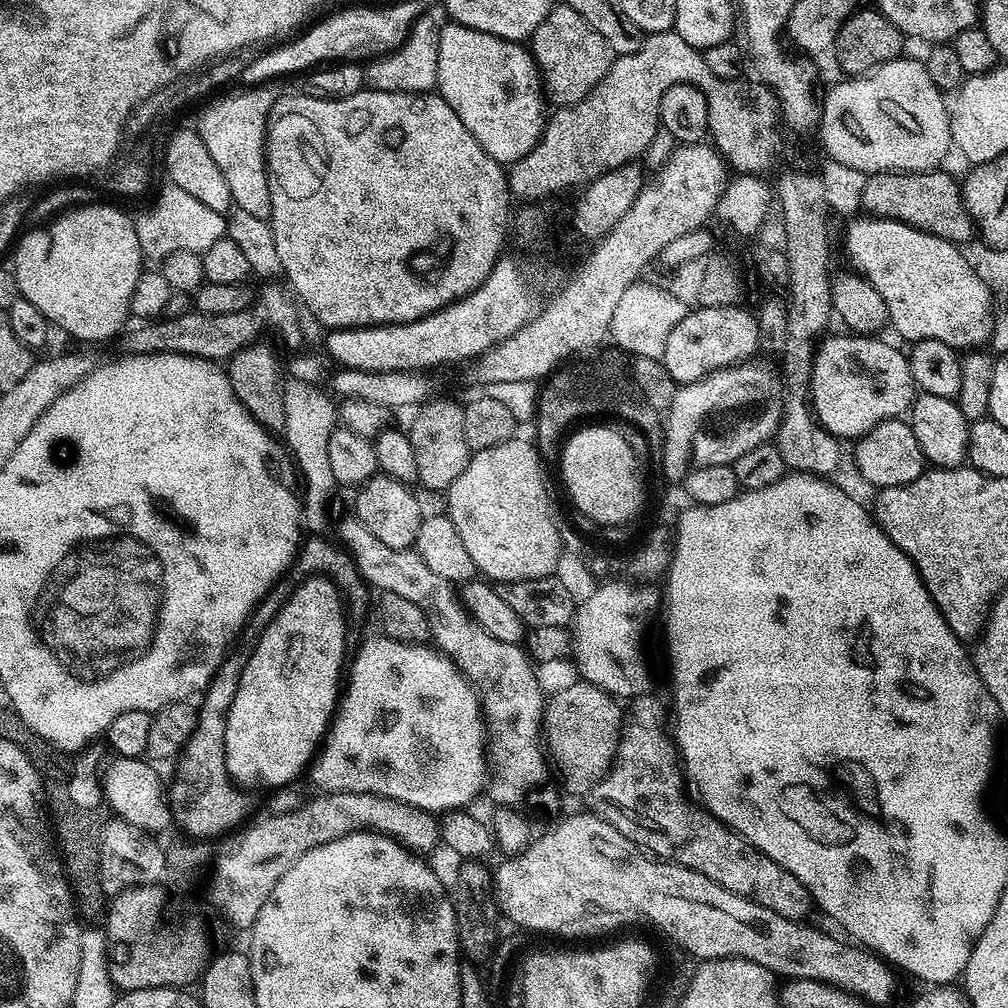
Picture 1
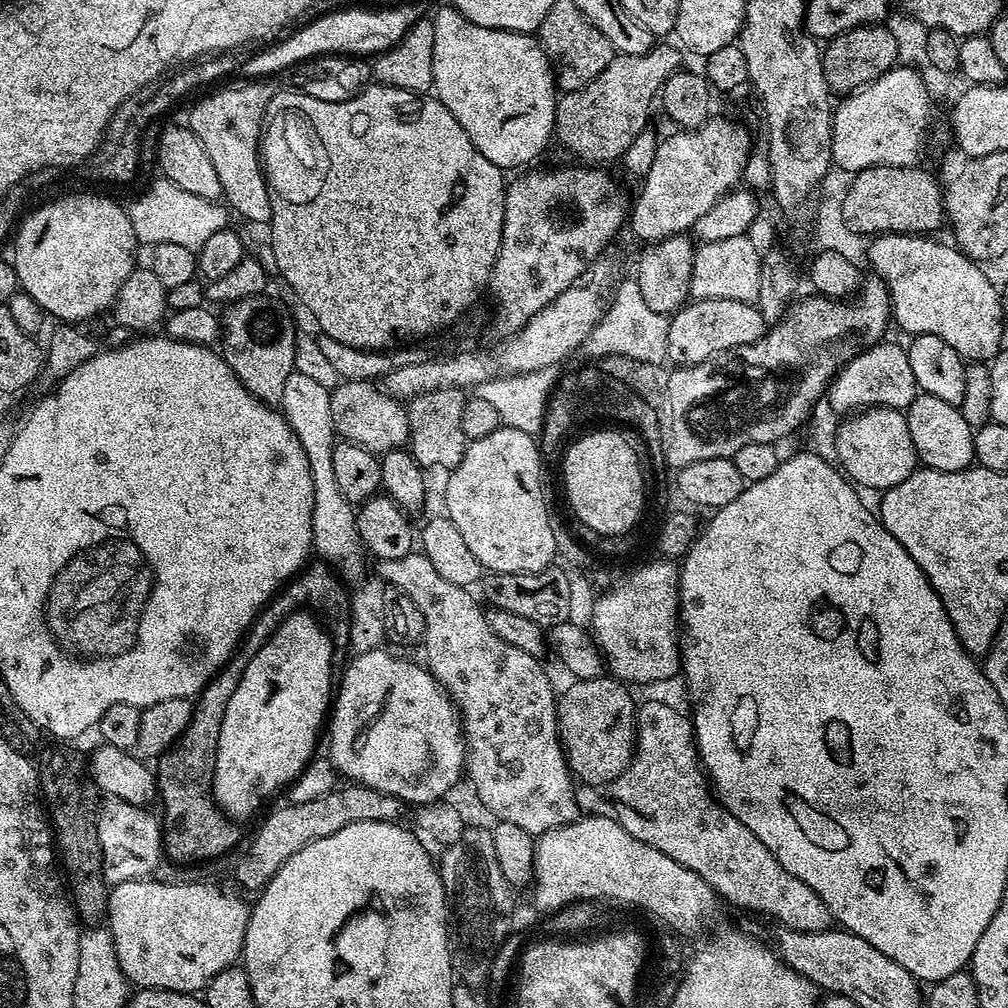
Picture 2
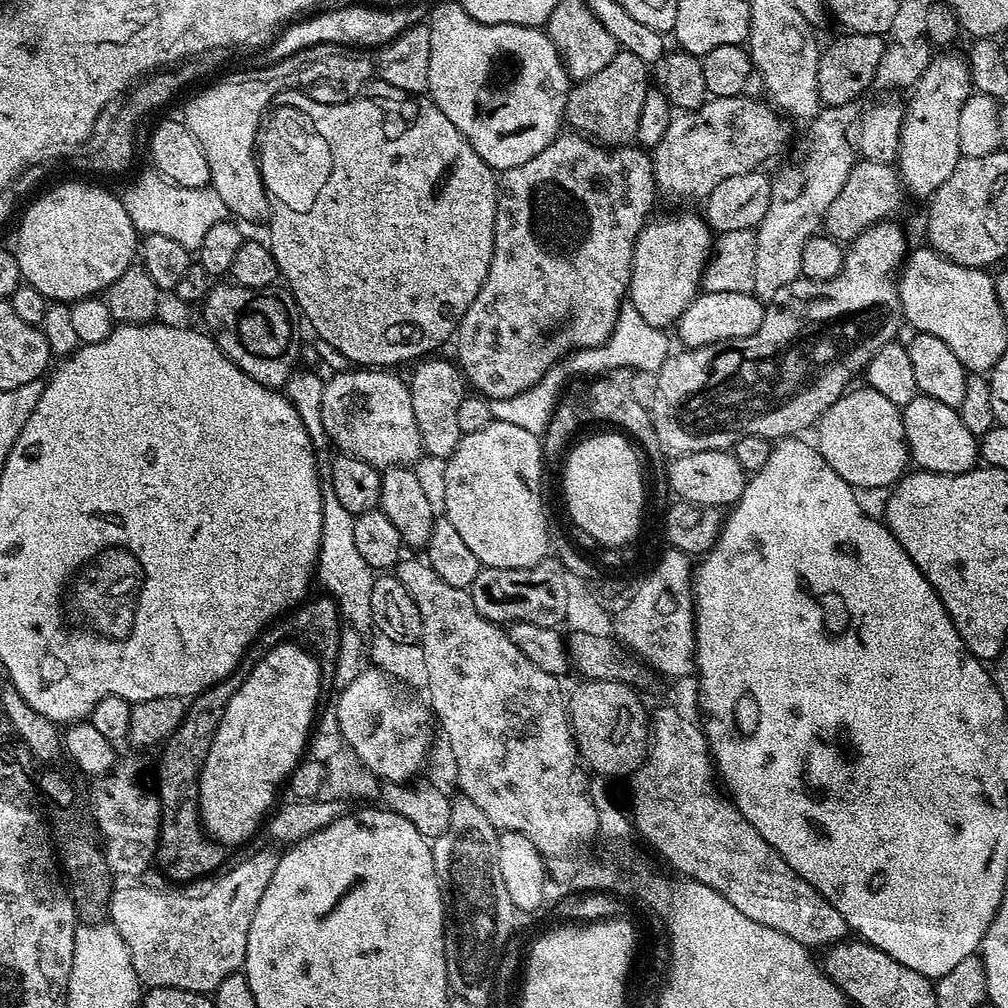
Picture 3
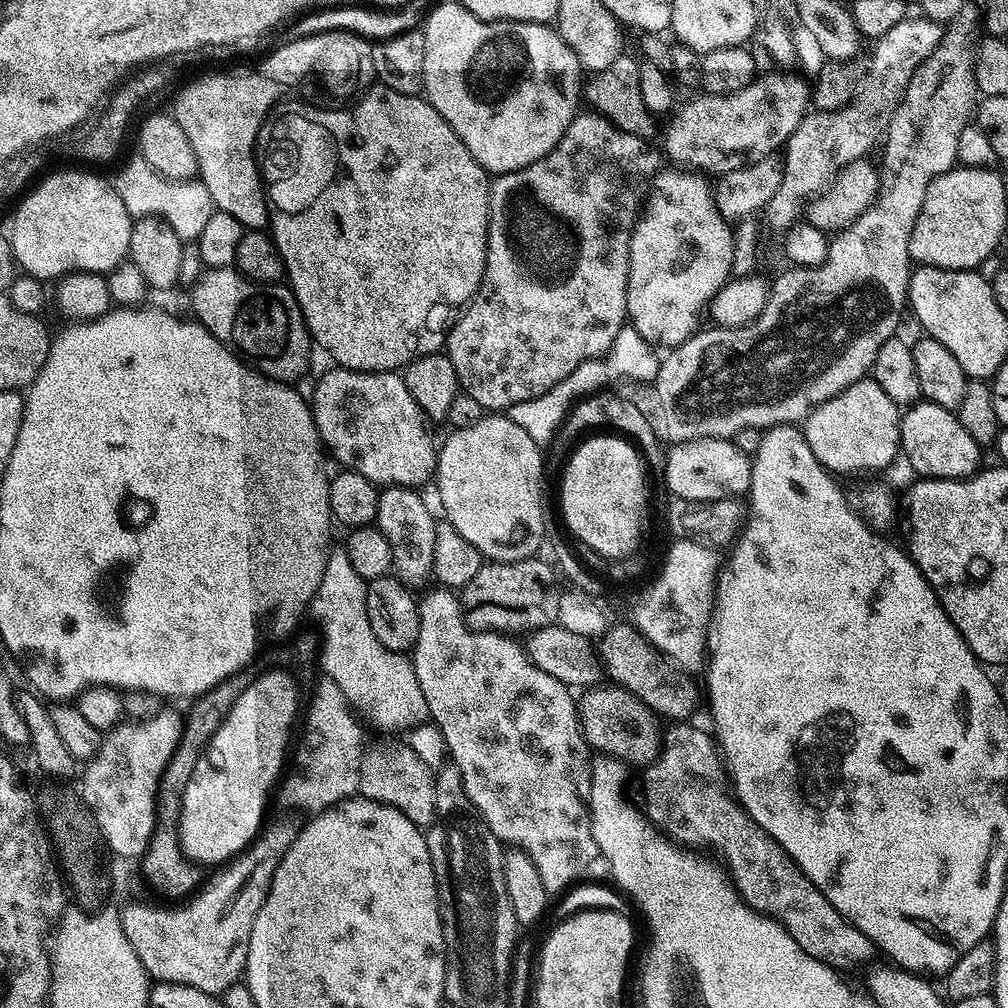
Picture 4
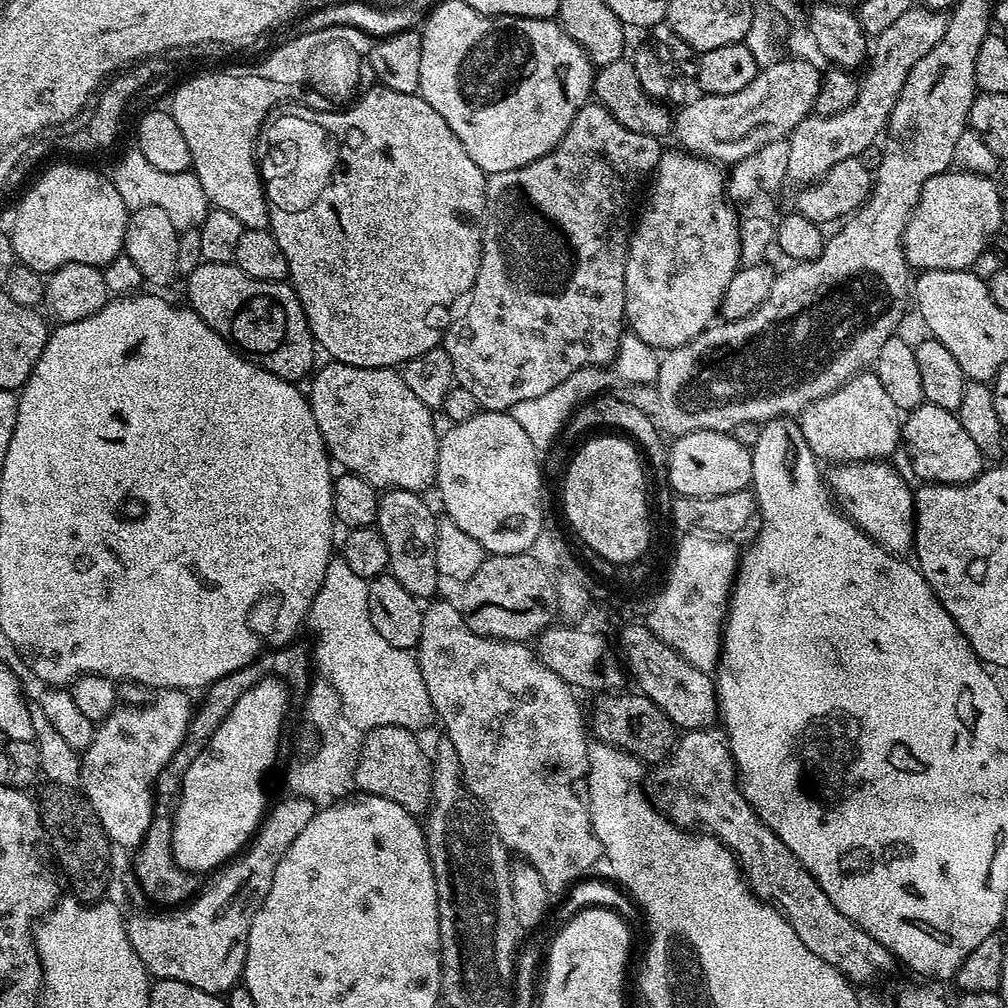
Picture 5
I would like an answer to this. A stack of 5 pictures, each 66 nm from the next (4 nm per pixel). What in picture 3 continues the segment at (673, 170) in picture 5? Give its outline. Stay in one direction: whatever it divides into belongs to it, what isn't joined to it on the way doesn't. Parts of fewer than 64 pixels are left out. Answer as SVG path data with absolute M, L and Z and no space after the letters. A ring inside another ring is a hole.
M676 212L656 219L649 219L636 239L627 299L650 326L668 330L701 291L704 268L713 252L714 233L703 215L697 213Z

